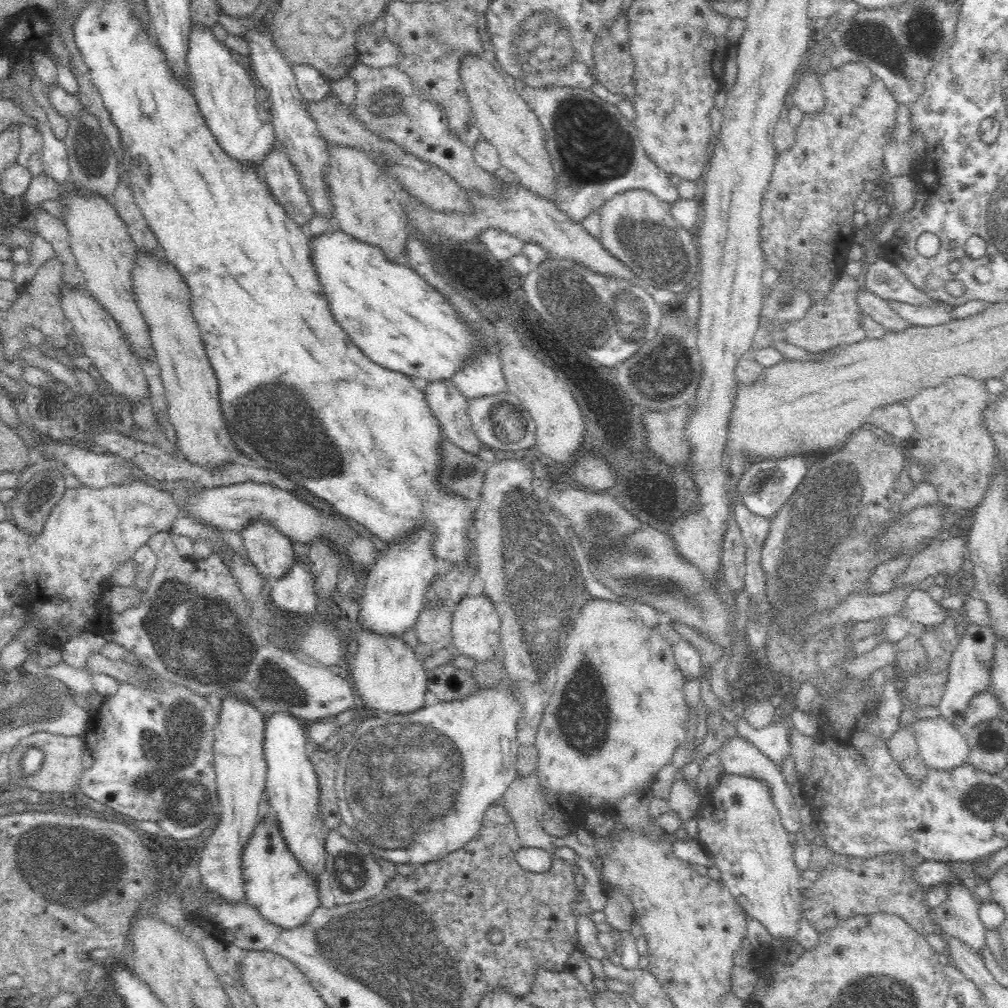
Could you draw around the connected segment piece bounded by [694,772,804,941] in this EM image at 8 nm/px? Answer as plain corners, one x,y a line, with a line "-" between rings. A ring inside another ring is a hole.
724,772
704,808
704,814
694,818
700,828
697,838
704,842
708,853
714,858
715,866
719,868
721,874
721,882
730,890
733,898
744,907
747,914
761,922
774,939
792,941
798,934
800,918
803,917
801,890
804,882
801,879
802,871
794,862
796,857
793,844
788,840
787,831
781,824
769,786
757,778
-
706,810
712,812
712,818
704,816

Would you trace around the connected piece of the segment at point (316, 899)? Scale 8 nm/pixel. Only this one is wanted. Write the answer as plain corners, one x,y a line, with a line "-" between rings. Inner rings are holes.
272,808
268,818
259,822
247,843
242,872
245,881
245,901
258,909
266,920
282,928
292,929
304,924
314,909
322,904
319,884
310,879
310,875
288,850

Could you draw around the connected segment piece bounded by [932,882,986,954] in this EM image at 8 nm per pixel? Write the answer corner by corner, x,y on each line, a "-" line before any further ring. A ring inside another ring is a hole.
962,882
949,884
948,897
932,914
938,932
944,937
957,938
978,954
986,948
986,928
979,919
979,905

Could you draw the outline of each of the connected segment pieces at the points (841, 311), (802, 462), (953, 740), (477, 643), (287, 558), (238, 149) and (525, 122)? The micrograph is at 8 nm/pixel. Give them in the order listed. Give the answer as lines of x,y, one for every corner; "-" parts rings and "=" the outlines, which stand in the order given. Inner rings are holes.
842,272
835,280
832,292
824,300
812,304
800,320
784,326
786,342
810,353
820,353
865,340
867,337
862,328
863,312
856,301
858,290
860,290
859,280
=
788,454
776,458
751,460
737,484
741,501
747,509
762,518
771,518
779,512
795,494
807,472
806,459
802,454
=
942,716
917,719
911,727
927,768
946,770
966,764
971,747
965,729
950,724
=
485,594
464,596
456,605
452,619
451,642
458,654
471,657
476,663
494,660
493,657
497,657
500,649
501,617
494,603
=
254,520
242,531
248,557
262,576
280,579
296,562
293,540
280,534
267,520
=
191,26
186,67
192,83
189,88
193,90
197,105
222,151
244,166
259,170
264,157
275,148
276,137
273,124
263,124
259,115
261,106
256,98
255,79
232,57
230,48
216,39
210,28
=
466,54
462,58
460,75
462,75
465,94
469,96
473,122
479,128
481,137
497,149
502,169
513,172
518,183
530,192
554,201
554,192
556,192
558,181
556,181
556,173
550,165
550,152
546,149
546,141
544,141
546,131
532,107
513,88
511,80
501,72
499,66
488,62
482,57
482,54

